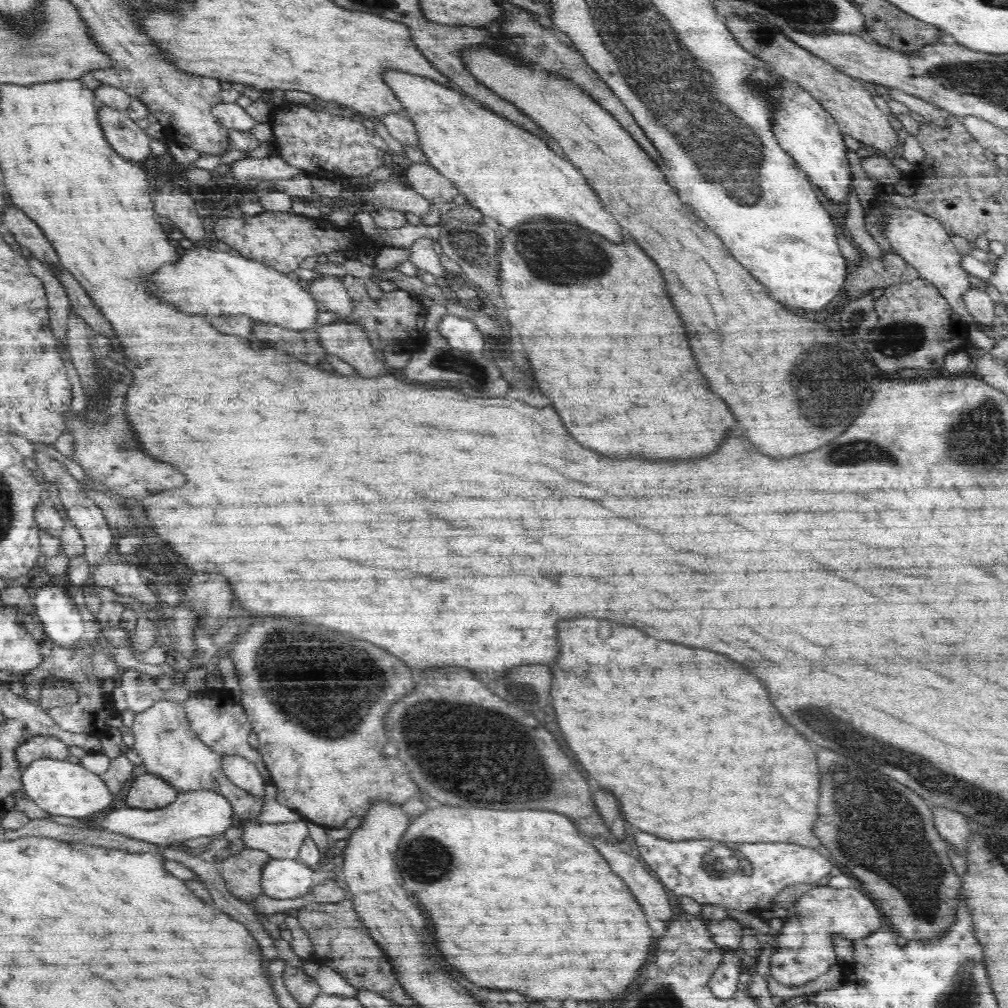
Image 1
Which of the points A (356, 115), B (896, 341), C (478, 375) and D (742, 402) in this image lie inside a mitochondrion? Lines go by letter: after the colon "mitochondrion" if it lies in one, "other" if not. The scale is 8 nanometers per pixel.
A: other
B: mitochondrion
C: mitochondrion
D: other

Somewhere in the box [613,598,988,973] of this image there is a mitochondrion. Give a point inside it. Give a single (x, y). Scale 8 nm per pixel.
(887, 835)

